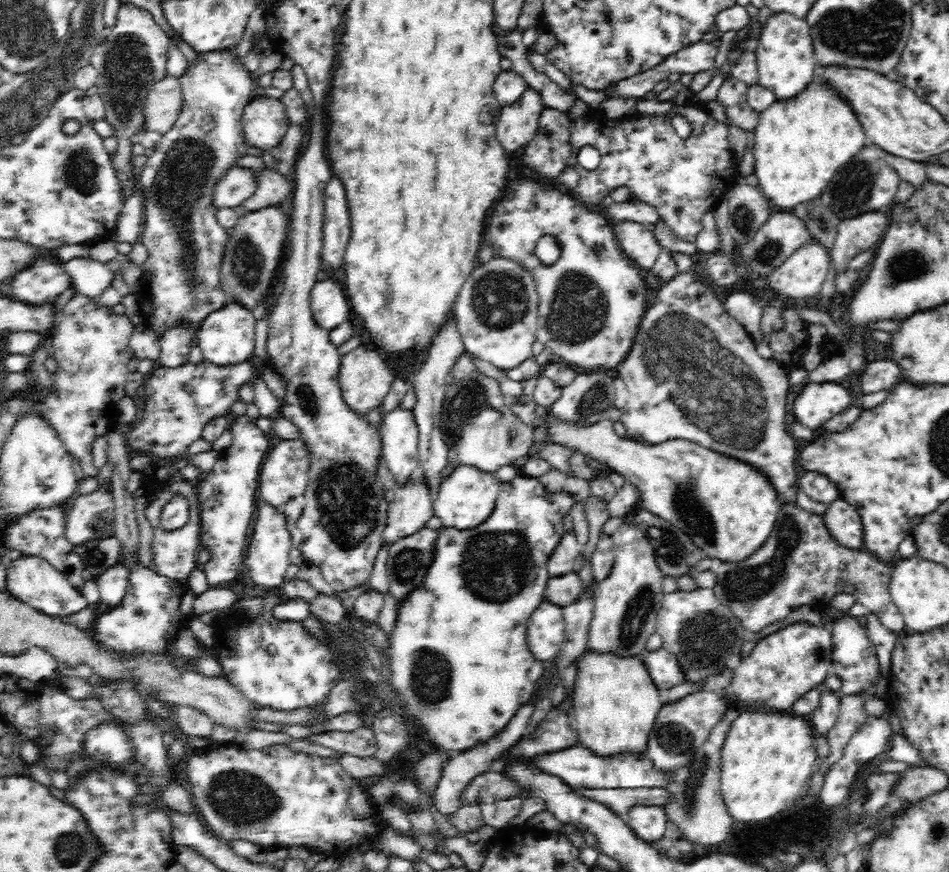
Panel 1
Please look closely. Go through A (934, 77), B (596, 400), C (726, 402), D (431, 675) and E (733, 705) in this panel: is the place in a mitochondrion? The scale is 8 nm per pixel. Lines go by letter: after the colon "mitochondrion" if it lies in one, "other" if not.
A: other
B: mitochondrion
C: mitochondrion
D: mitochondrion
E: other

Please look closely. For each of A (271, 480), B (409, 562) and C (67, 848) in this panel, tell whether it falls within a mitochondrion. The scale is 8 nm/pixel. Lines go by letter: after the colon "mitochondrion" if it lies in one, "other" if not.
A: other
B: mitochondrion
C: mitochondrion

